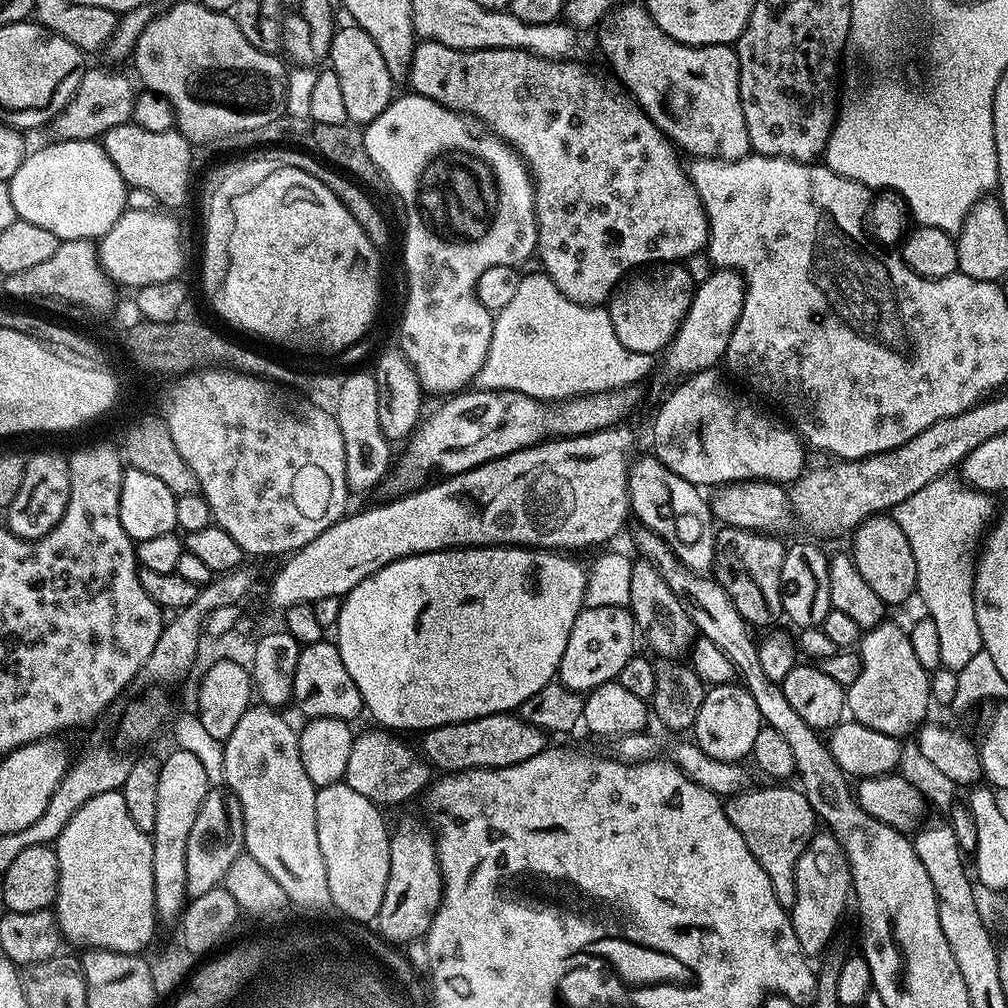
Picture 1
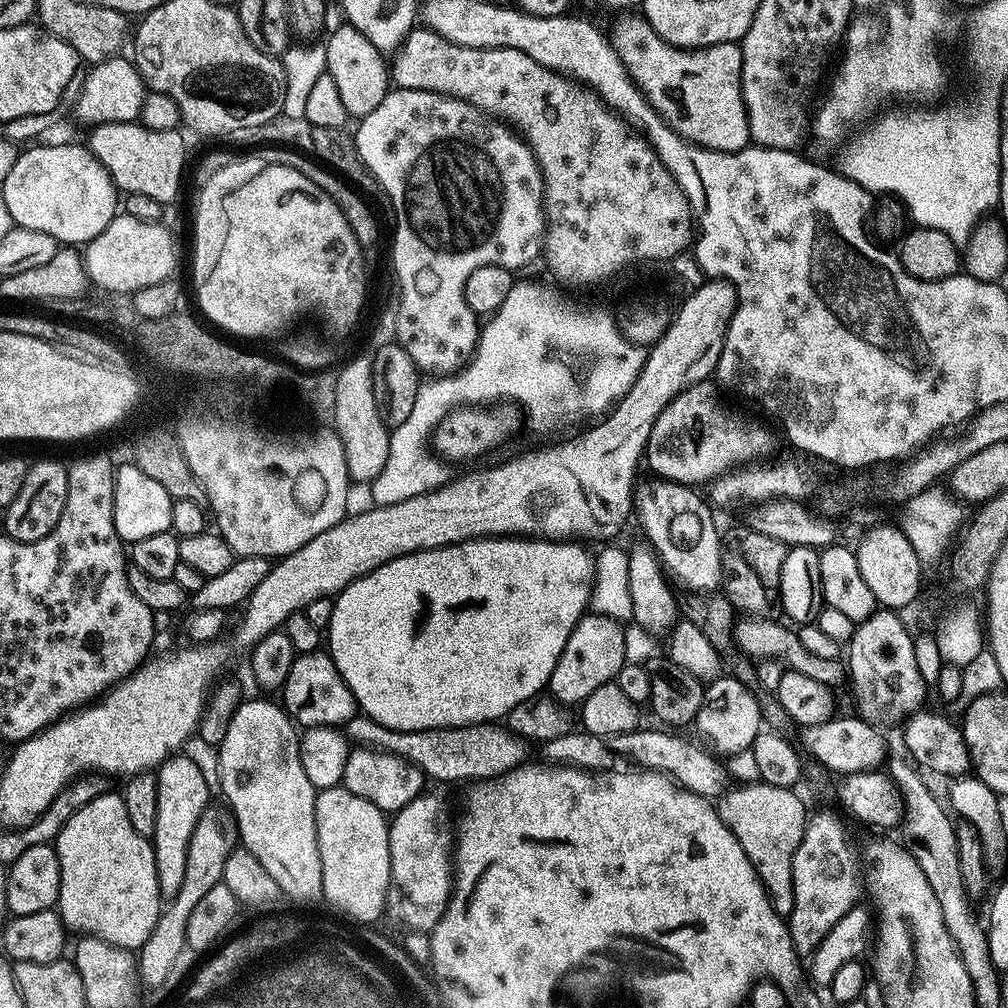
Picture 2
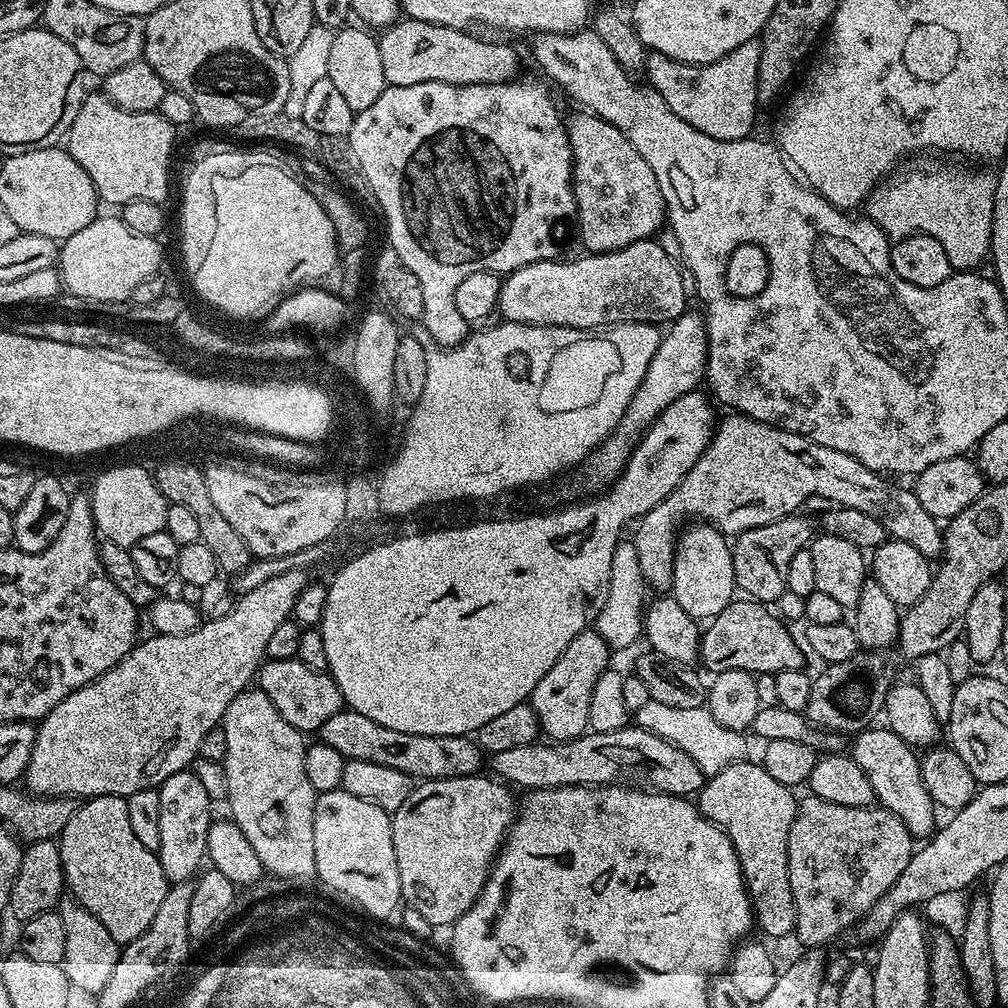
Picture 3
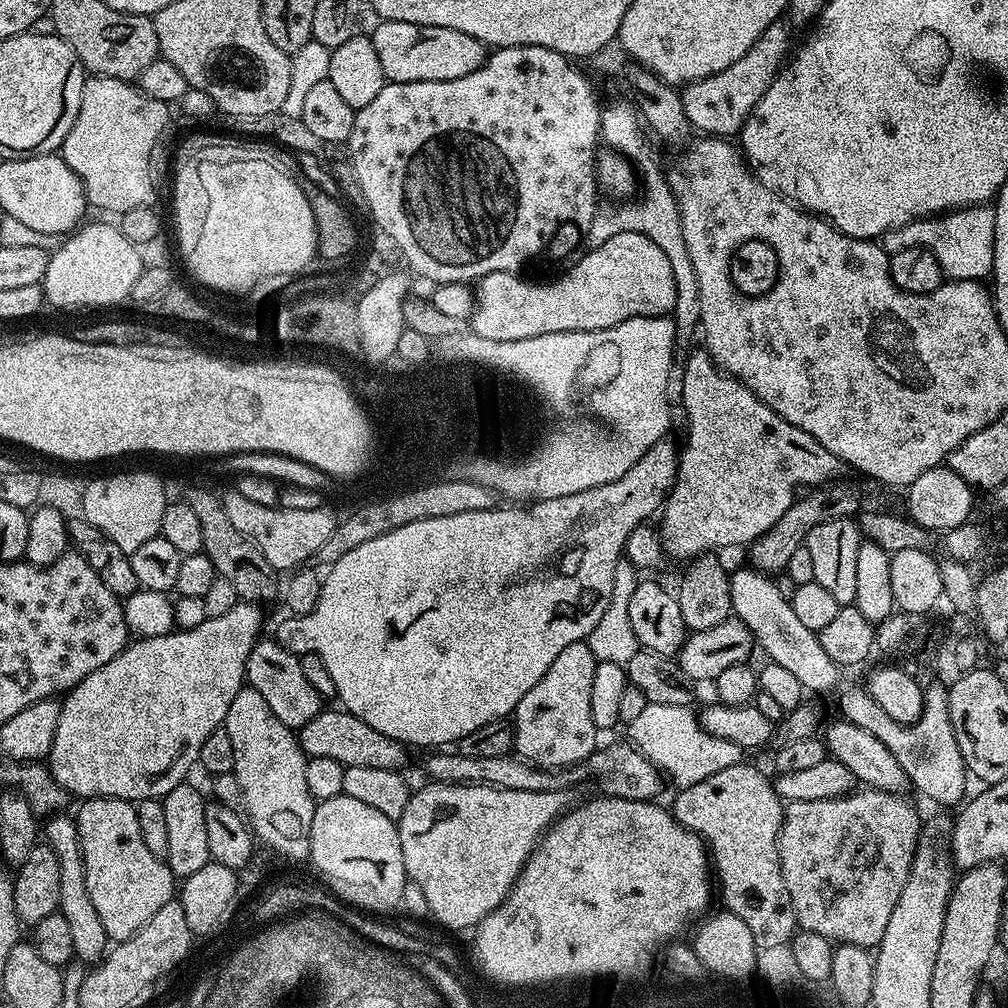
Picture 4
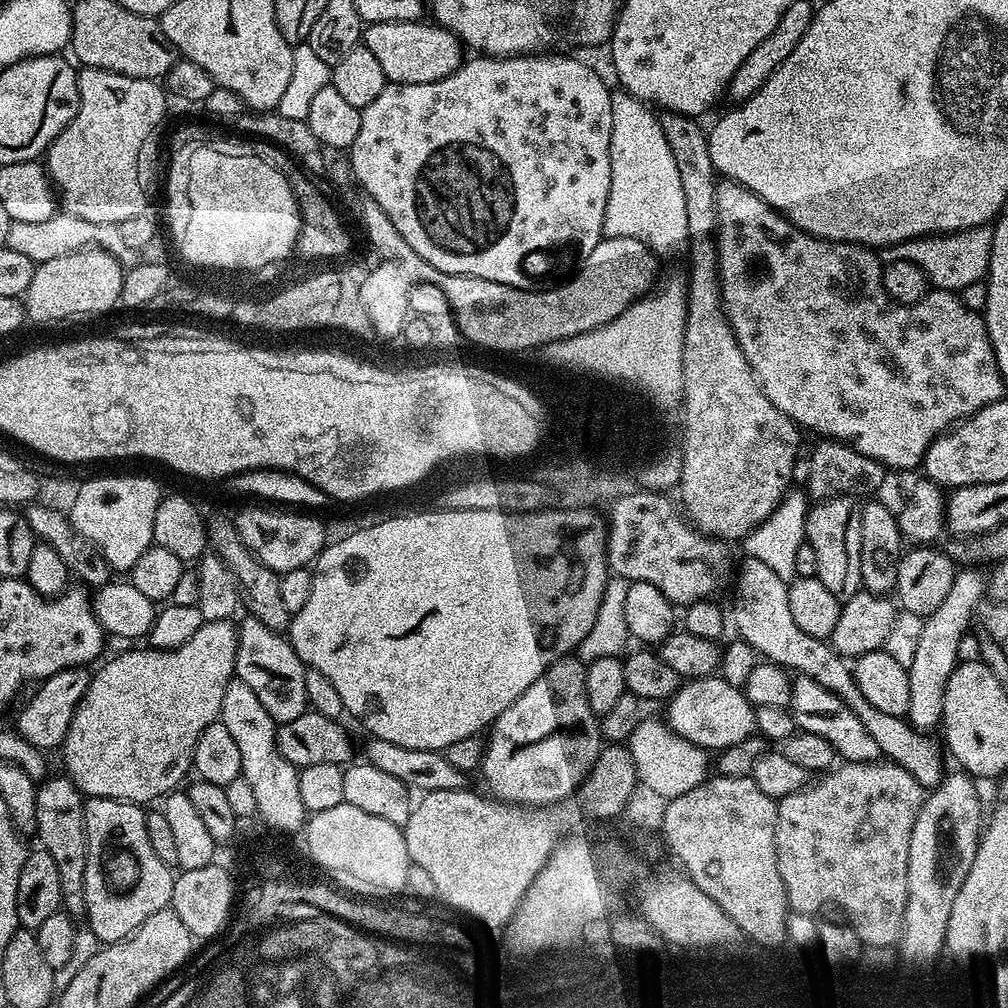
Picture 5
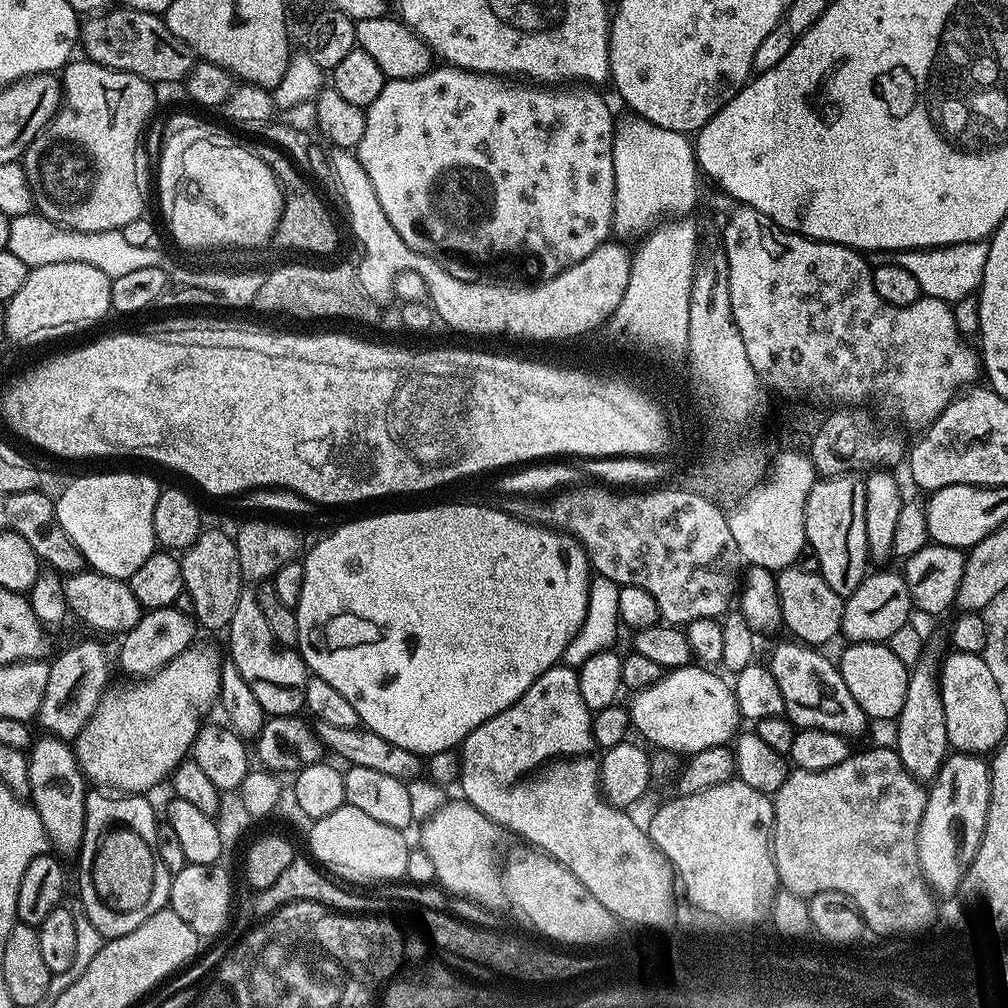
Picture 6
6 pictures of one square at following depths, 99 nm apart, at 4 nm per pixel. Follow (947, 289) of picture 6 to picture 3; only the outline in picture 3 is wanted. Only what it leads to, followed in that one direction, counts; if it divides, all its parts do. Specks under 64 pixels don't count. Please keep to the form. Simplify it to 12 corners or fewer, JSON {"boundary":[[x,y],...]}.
{"boundary":[[920,164],[881,180],[867,219],[938,238],[954,270],[992,247],[996,176]]}

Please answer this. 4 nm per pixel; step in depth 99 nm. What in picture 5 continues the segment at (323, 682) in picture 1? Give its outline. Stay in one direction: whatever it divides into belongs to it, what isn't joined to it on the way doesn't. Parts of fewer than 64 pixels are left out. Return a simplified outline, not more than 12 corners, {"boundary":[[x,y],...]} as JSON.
{"boundary":[[251,614],[236,629],[235,679],[277,725],[309,711],[287,635]]}

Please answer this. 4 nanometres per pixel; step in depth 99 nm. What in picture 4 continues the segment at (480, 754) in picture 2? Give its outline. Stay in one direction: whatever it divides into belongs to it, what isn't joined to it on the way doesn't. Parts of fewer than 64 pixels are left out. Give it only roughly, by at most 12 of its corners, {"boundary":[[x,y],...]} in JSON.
{"boundary":[[322,710],[298,730],[308,758],[400,772],[409,749]]}

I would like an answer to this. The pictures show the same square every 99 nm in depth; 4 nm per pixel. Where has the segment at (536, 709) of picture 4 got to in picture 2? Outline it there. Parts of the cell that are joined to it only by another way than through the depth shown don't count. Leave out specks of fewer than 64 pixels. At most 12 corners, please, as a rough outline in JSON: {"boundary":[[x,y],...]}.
{"boundary":[[580,617],[548,679],[579,706],[626,663],[623,627]]}

